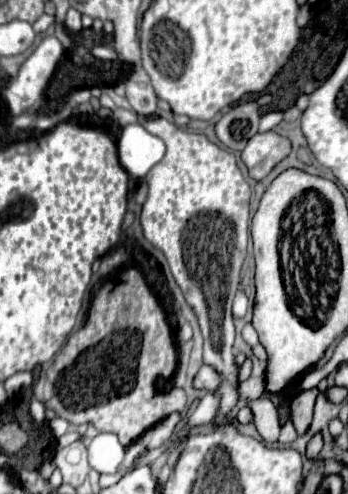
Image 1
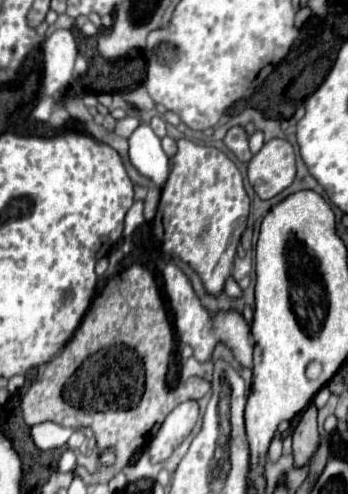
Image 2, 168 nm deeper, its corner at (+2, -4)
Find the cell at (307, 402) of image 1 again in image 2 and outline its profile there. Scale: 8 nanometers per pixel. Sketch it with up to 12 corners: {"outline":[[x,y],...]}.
{"outline":[[310,403],[292,433],[294,463],[318,449],[316,405]]}

